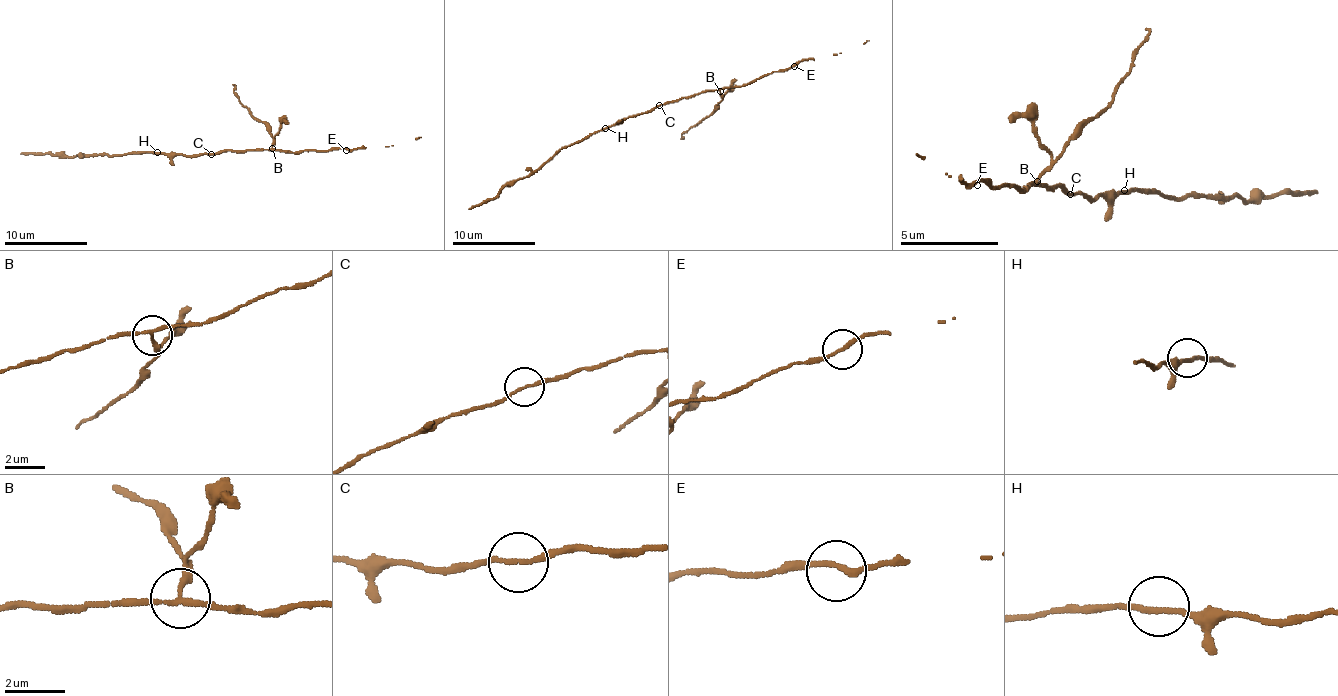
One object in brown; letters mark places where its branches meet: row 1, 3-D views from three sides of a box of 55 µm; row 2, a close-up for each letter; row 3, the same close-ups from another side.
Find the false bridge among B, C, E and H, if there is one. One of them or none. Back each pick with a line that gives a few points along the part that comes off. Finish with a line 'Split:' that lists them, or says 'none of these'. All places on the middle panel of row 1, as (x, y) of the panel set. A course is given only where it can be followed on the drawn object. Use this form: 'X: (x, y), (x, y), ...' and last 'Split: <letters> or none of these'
B: (719, 90), (719, 105), (682, 136)
Split: B

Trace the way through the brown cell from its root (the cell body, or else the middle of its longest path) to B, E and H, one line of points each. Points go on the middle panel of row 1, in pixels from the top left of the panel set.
B: (659, 105), (707, 90), (719, 90)
E: (659, 105), (707, 90), (744, 86), (794, 66)
H: (659, 105), (605, 128)

